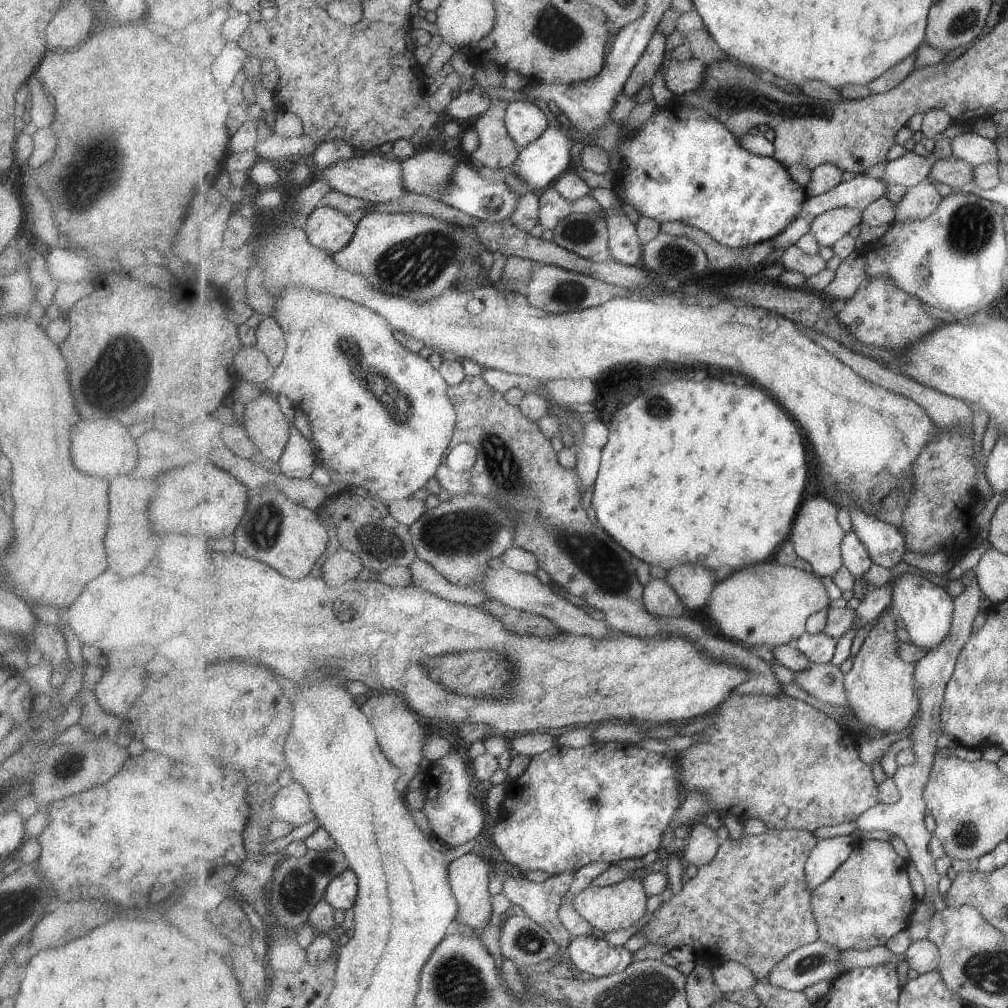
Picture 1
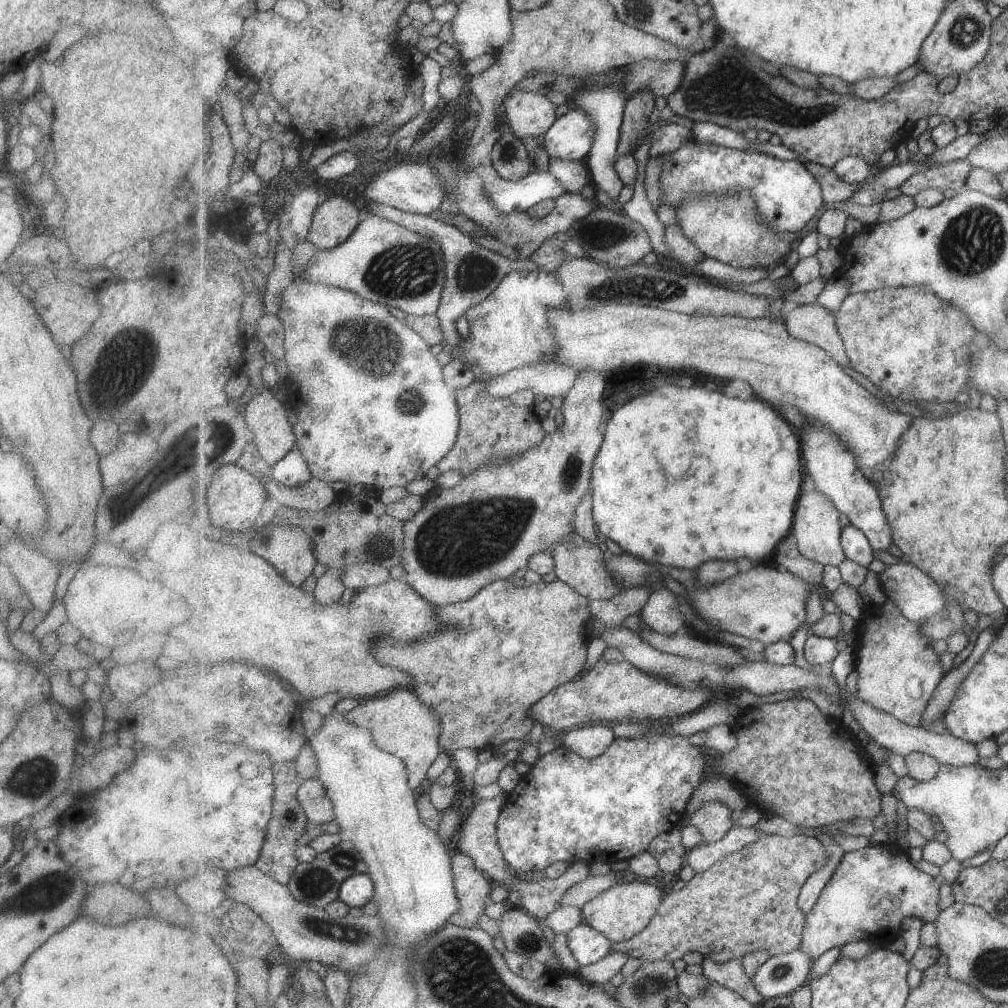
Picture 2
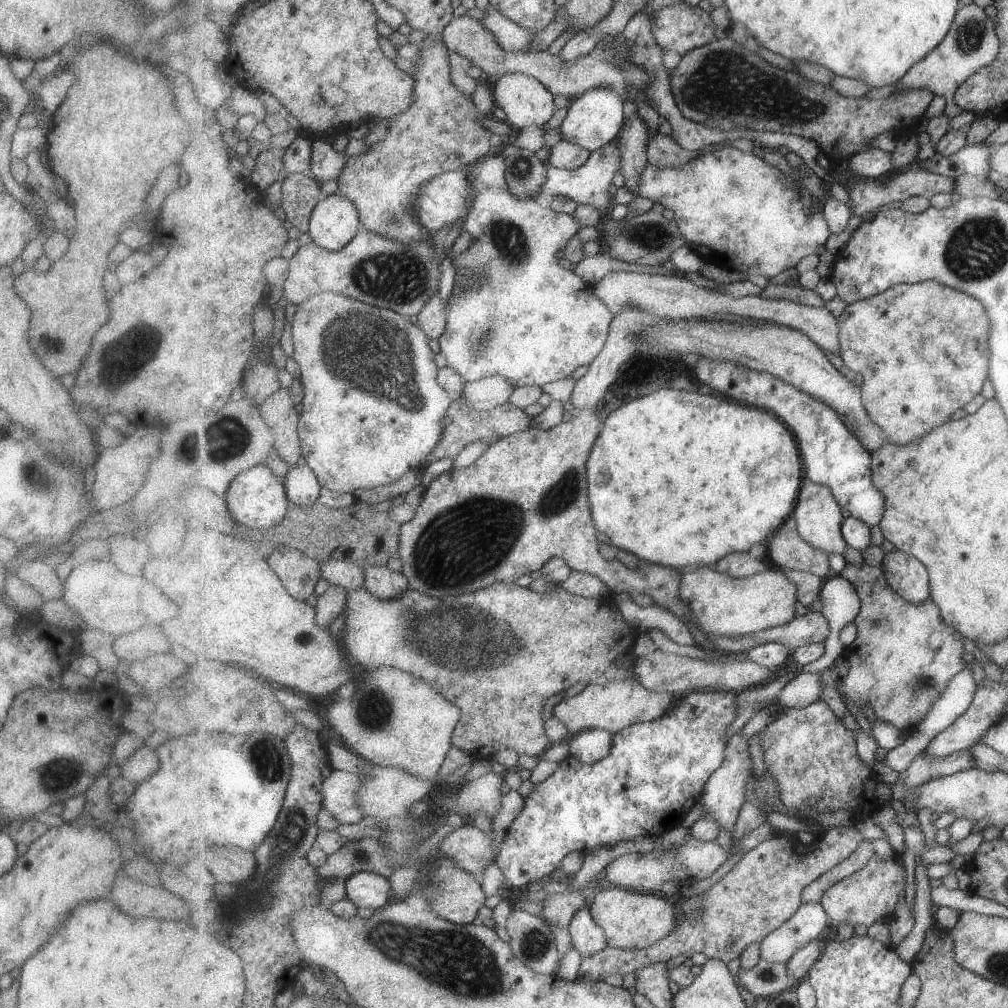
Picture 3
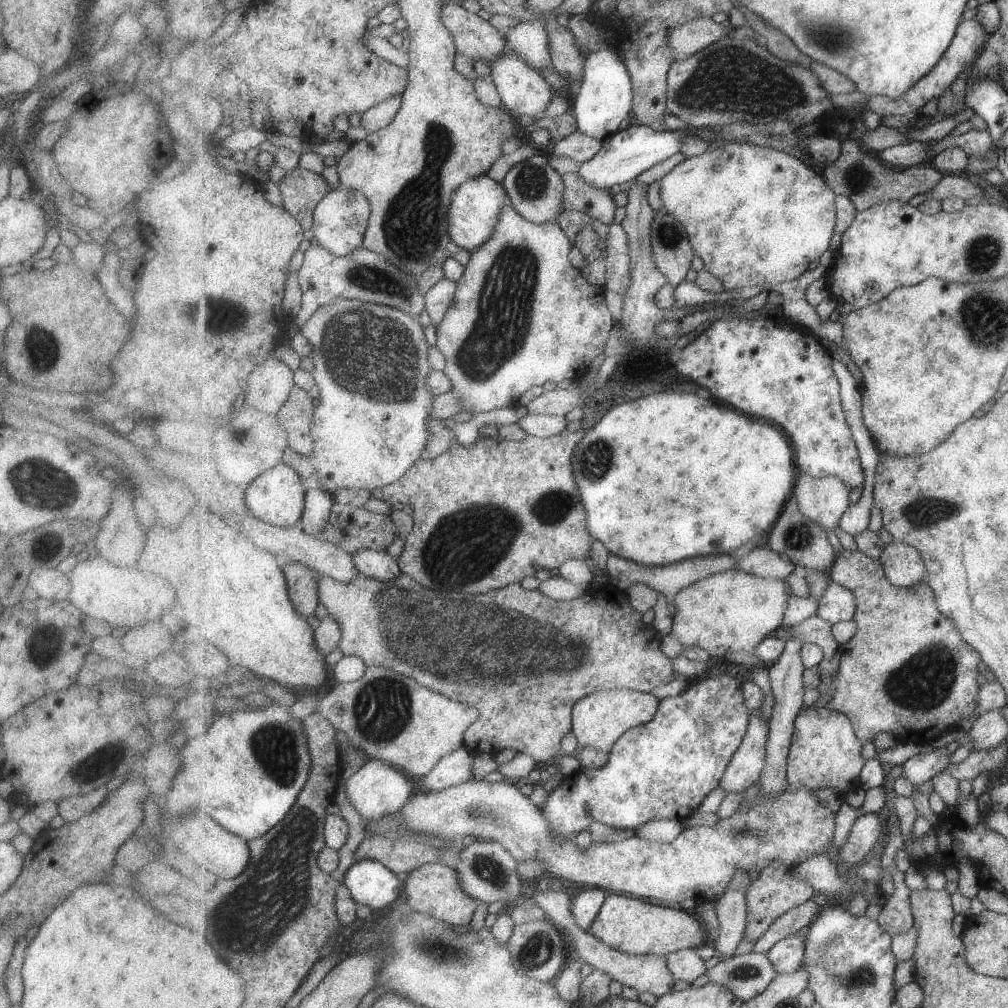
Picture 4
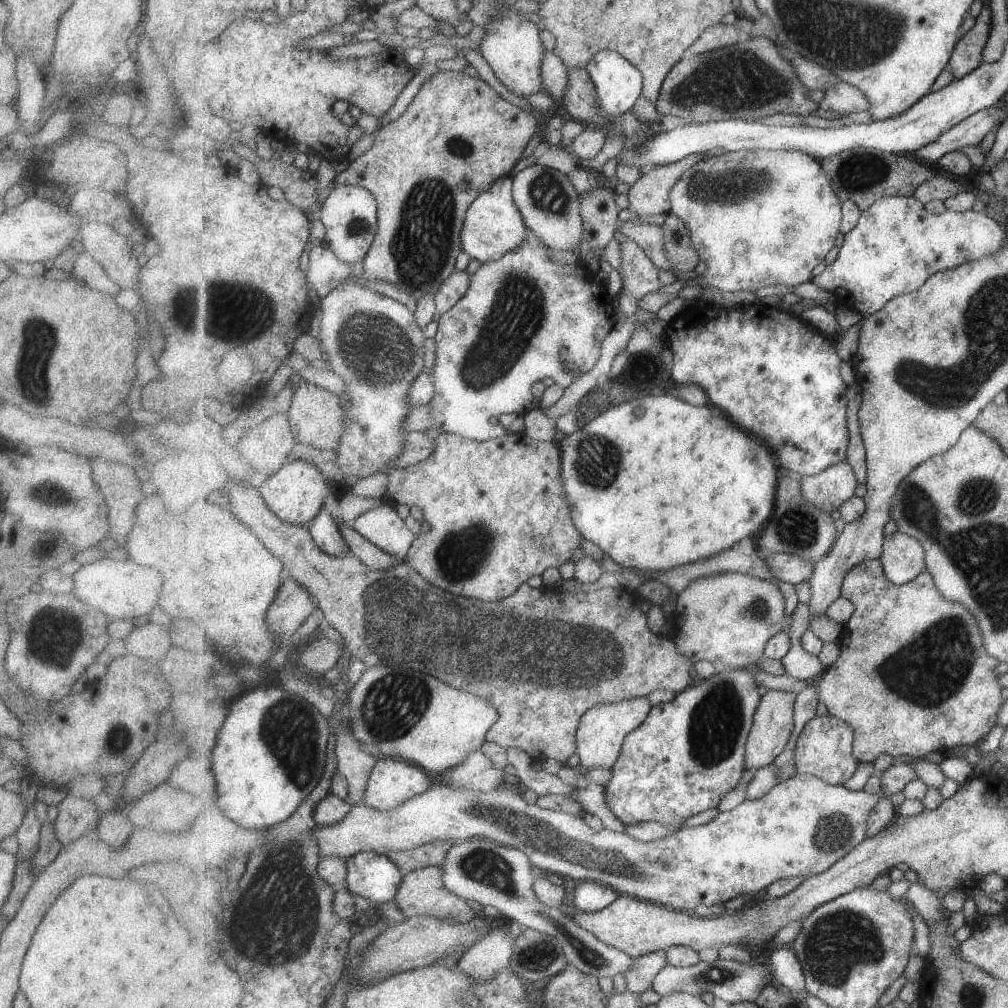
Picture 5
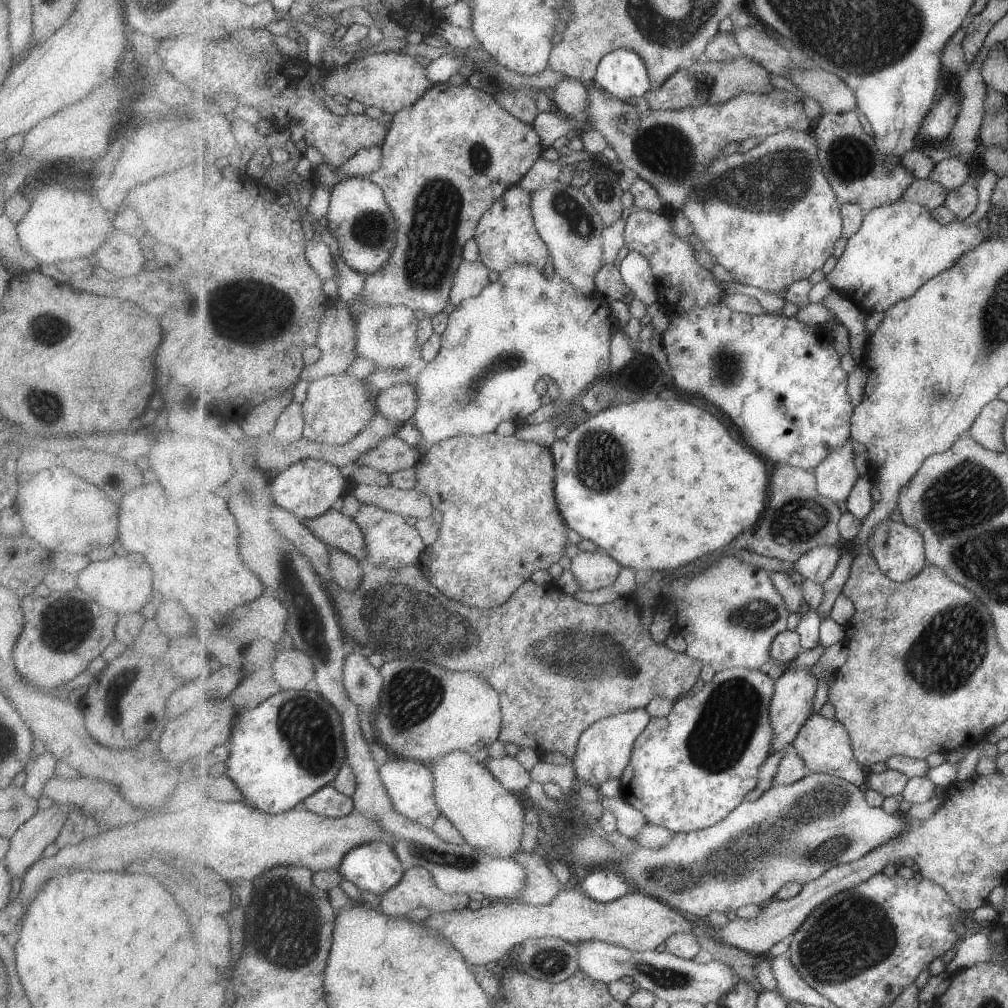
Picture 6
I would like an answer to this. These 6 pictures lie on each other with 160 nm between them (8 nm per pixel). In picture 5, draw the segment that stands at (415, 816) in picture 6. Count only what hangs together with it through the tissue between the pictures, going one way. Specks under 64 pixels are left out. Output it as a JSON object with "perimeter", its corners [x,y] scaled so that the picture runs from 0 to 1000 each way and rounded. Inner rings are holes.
{"perimeter":[[[382,751],[376,753],[368,765],[360,797],[379,805],[390,804],[427,782],[428,772],[422,763],[398,753]]]}

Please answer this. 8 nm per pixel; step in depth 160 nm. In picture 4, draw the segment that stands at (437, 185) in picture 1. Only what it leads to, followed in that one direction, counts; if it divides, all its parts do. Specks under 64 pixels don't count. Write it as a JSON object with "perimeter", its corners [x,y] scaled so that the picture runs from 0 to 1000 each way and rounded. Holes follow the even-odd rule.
{"perimeter":[[[506,201],[500,205],[500,210],[496,215],[496,220],[492,223],[488,236],[478,246],[467,252],[467,258],[461,264],[459,274],[454,278],[454,288],[449,303],[445,306],[440,319],[434,324],[435,338],[432,342],[442,357],[439,368],[447,375],[449,386],[455,389],[457,399],[459,399],[459,408],[462,412],[457,412],[453,416],[461,415],[465,410],[479,410],[504,403],[510,404],[517,397],[517,393],[521,392],[521,389],[527,385],[539,383],[541,379],[548,378],[552,381],[559,377],[567,377],[573,380],[584,371],[586,359],[599,352],[608,325],[611,324],[612,313],[603,304],[601,286],[582,280],[578,276],[576,268],[570,267],[570,264],[566,262],[564,252],[566,252],[566,238],[557,228],[554,220],[539,223],[527,221],[514,212]]]}

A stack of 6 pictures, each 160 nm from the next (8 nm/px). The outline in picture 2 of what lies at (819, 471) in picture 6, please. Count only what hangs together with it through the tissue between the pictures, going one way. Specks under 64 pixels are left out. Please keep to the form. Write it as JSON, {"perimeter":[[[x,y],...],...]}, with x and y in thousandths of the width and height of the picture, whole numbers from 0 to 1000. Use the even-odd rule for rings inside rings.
{"perimeter":[[[808,486],[795,491],[790,502],[790,515],[786,529],[792,534],[794,547],[803,555],[811,557],[815,561],[833,563],[840,554],[835,540],[834,518],[832,518],[833,505],[818,490]]]}

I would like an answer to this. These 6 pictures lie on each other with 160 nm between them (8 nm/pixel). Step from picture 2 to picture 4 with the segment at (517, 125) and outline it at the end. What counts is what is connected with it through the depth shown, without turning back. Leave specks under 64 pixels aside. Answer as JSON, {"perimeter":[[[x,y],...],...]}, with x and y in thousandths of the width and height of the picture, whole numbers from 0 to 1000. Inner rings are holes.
{"perimeter":[[[503,50],[487,63],[489,78],[491,79],[495,93],[497,93],[502,110],[512,115],[522,114],[524,116],[539,117],[543,105],[547,102],[549,96],[548,85],[540,77],[537,71],[530,68],[519,57],[513,53]]]}

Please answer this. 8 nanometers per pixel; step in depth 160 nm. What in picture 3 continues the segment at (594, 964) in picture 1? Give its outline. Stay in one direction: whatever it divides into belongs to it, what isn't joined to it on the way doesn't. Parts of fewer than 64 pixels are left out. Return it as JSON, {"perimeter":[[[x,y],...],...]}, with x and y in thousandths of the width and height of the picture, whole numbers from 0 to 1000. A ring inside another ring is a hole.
{"perimeter":[[[585,898],[570,906],[563,924],[567,927],[568,941],[572,942],[578,951],[597,943],[603,938],[601,925],[591,916]]]}

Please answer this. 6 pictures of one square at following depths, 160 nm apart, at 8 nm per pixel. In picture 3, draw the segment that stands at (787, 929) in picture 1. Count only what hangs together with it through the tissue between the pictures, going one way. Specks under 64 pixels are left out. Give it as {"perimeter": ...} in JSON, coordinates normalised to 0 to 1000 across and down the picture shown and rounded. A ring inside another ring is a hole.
{"perimeter":[[[850,819],[826,820],[823,823],[816,824],[803,838],[790,832],[782,834],[777,829],[763,832],[740,845],[717,872],[698,885],[698,888],[696,888],[697,903],[691,909],[690,917],[682,913],[677,905],[674,908],[672,907],[671,921],[656,936],[649,937],[641,941],[613,941],[603,937],[597,943],[578,951],[572,971],[584,975],[600,972],[606,967],[634,966],[645,956],[656,953],[663,955],[670,948],[676,948],[676,946],[686,948],[688,944],[697,944],[703,951],[715,951],[720,955],[725,954],[727,950],[735,949],[736,944],[739,944],[744,937],[755,936],[760,929],[763,929],[763,926],[770,924],[786,909],[789,909],[797,896],[796,887],[799,881],[808,873],[828,861],[828,858],[834,857],[839,851],[842,851],[856,834],[856,827],[852,825]]]}

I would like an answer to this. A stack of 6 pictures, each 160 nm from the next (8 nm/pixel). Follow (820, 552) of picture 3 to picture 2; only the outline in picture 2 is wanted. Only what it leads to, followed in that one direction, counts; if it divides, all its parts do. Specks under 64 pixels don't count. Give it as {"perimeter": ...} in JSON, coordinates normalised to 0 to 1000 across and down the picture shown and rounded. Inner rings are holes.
{"perimeter":[[[785,528],[773,540],[771,545],[771,558],[791,571],[805,573],[802,577],[812,582],[816,577],[816,561],[801,554],[795,547],[792,534]]]}

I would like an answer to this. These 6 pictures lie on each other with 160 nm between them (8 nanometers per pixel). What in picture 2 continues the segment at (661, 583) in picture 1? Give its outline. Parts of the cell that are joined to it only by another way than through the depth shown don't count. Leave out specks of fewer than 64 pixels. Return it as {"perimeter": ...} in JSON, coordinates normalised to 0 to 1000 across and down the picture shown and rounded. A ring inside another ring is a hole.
{"perimeter":[[[651,584],[636,607],[648,625],[659,630],[669,630],[682,623],[673,591],[666,584]]]}

